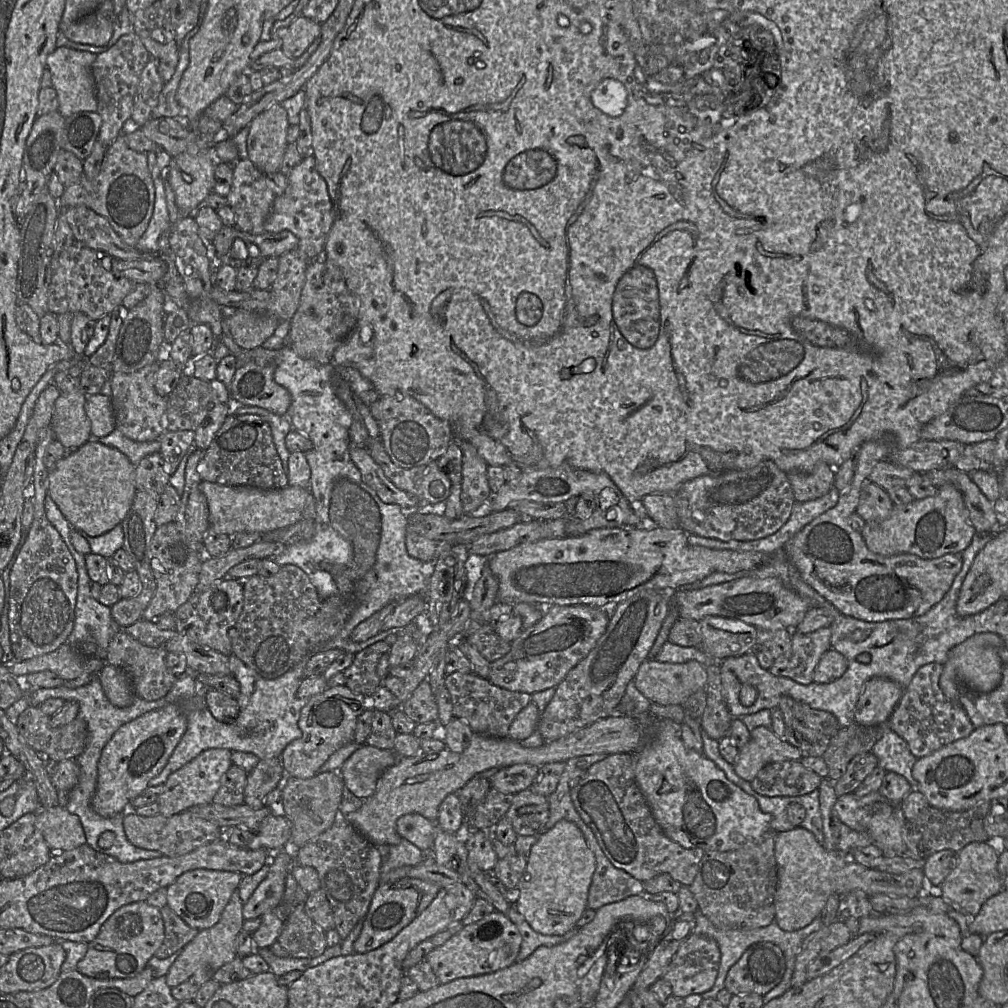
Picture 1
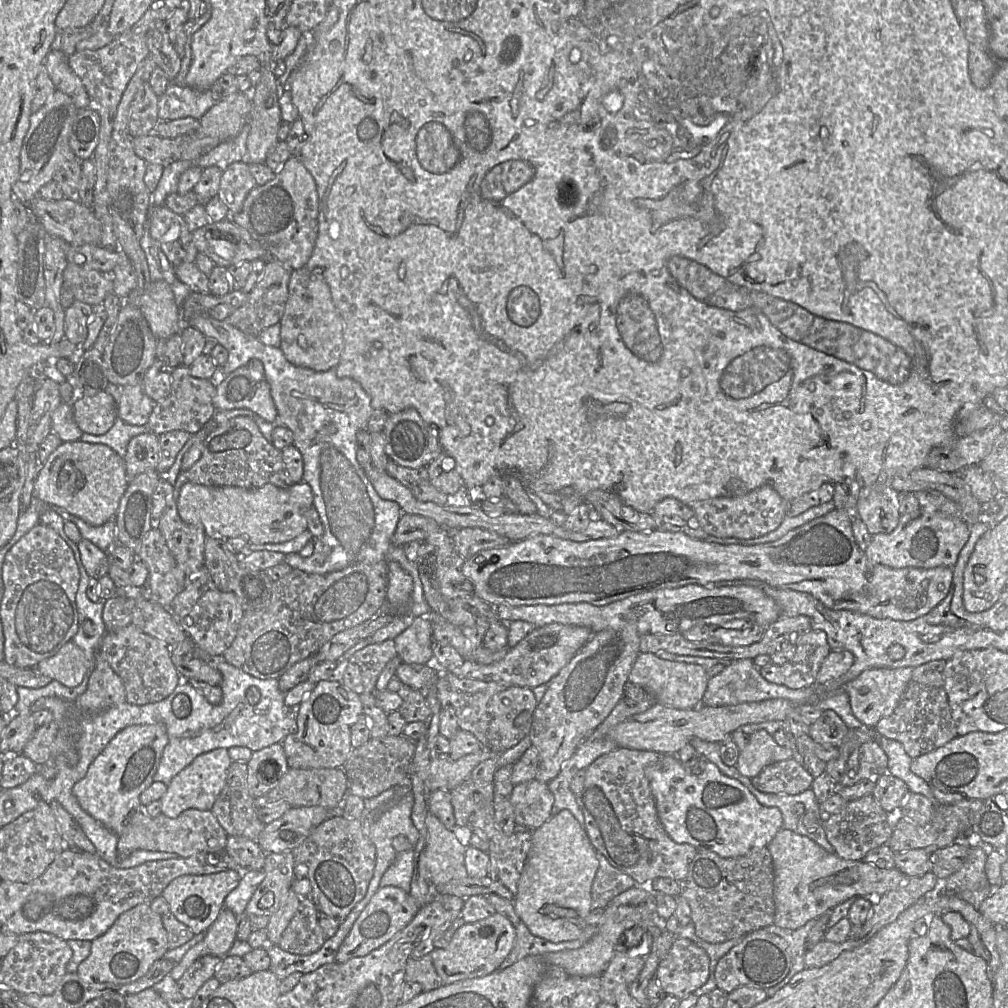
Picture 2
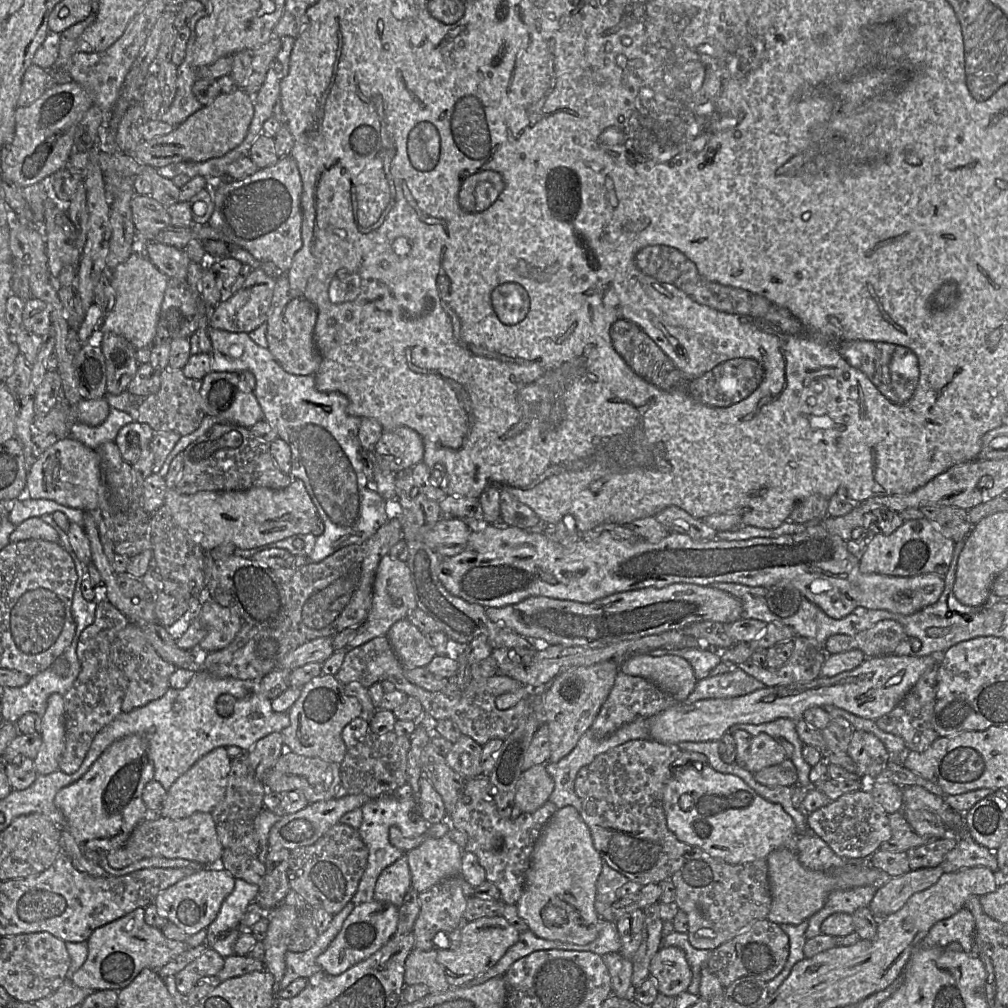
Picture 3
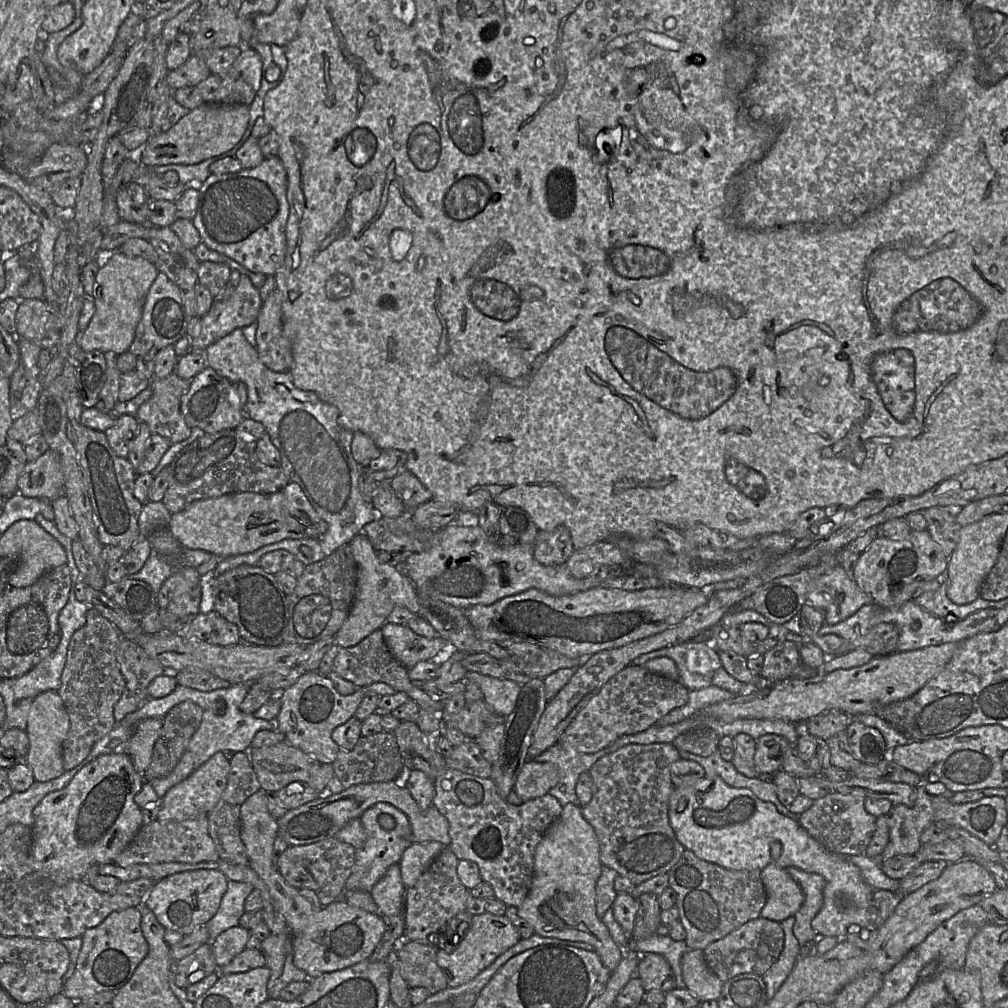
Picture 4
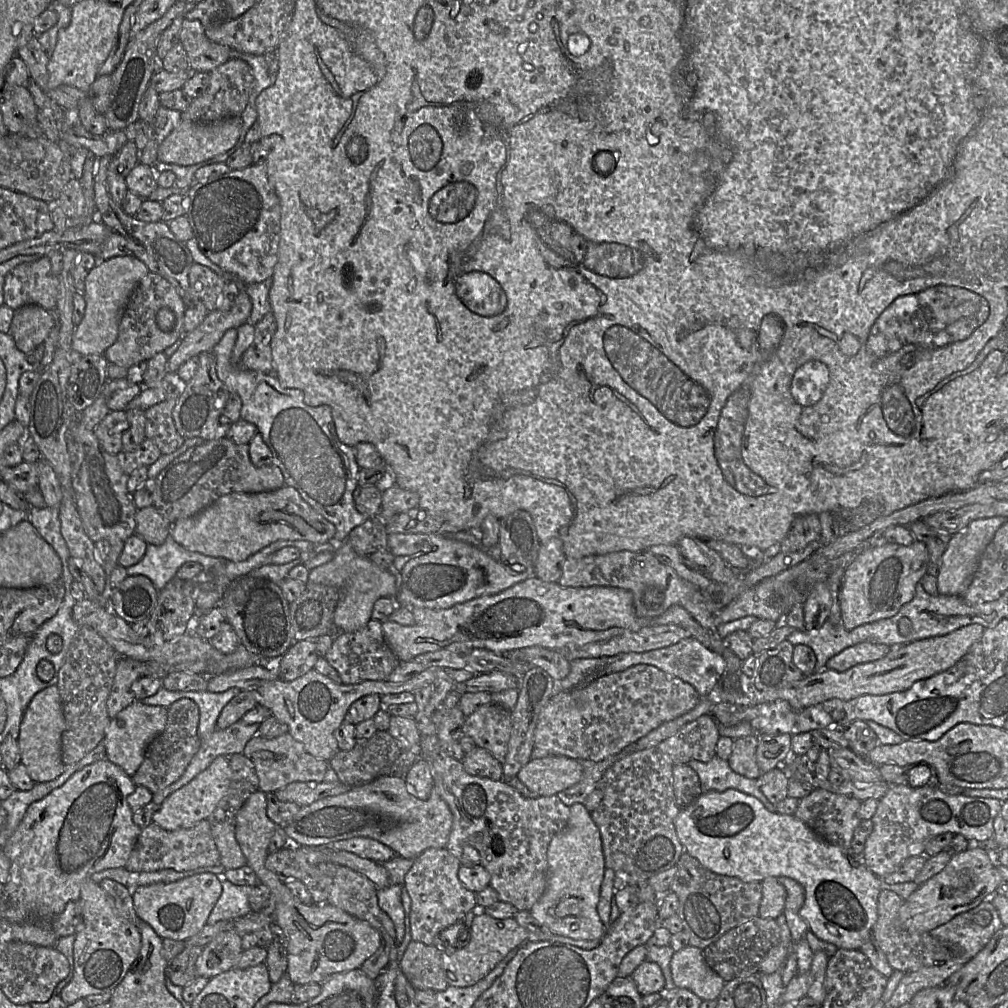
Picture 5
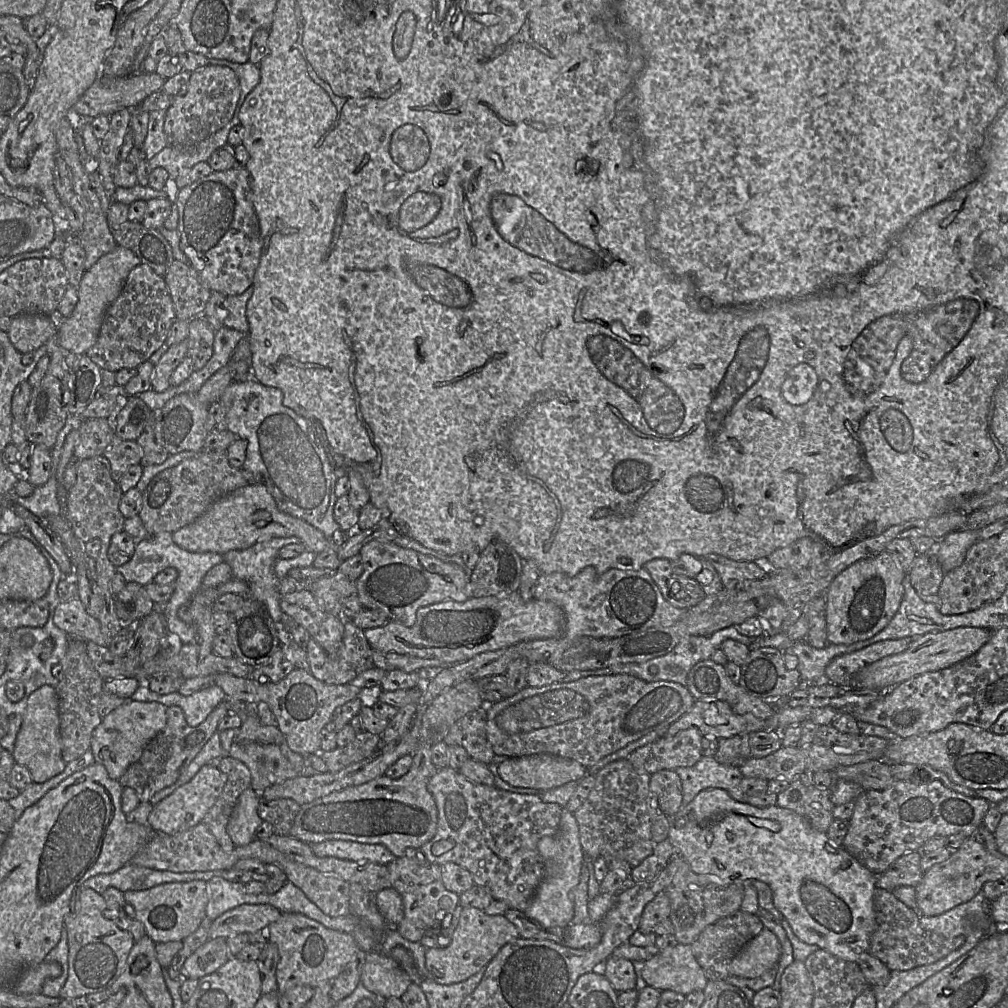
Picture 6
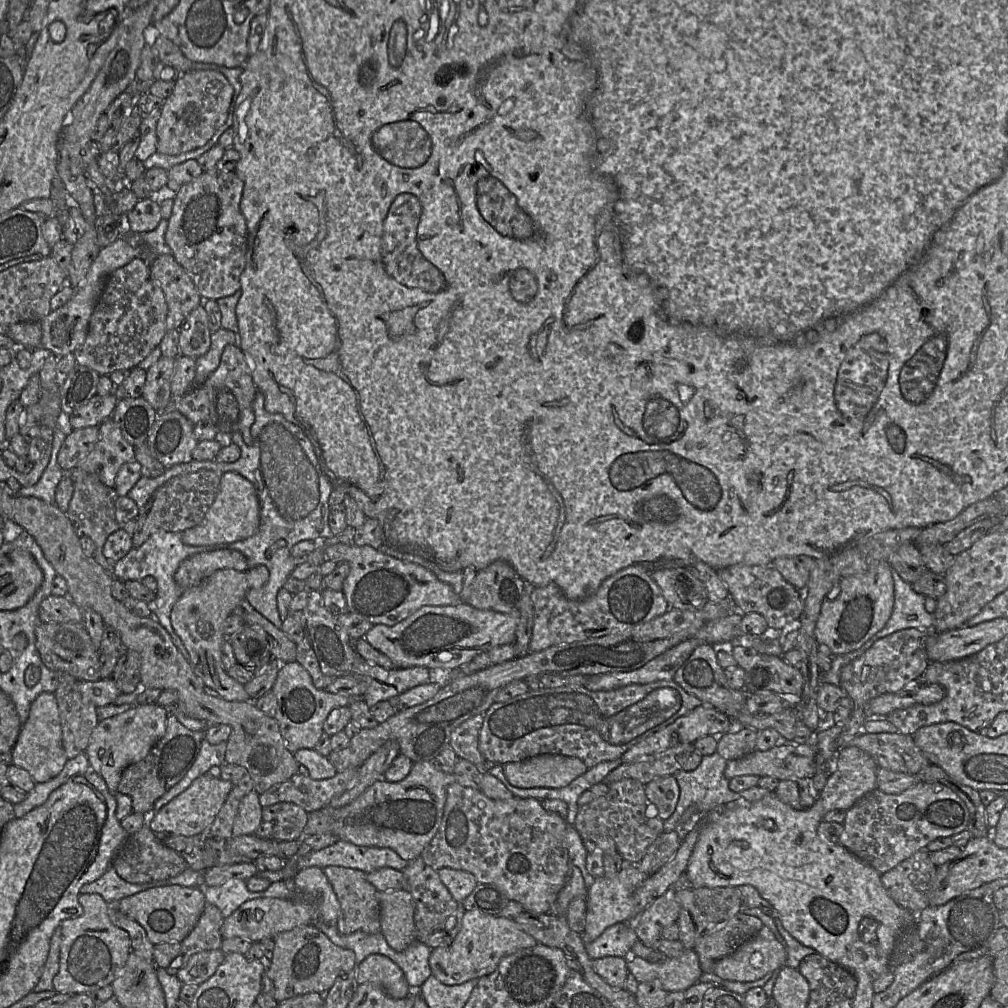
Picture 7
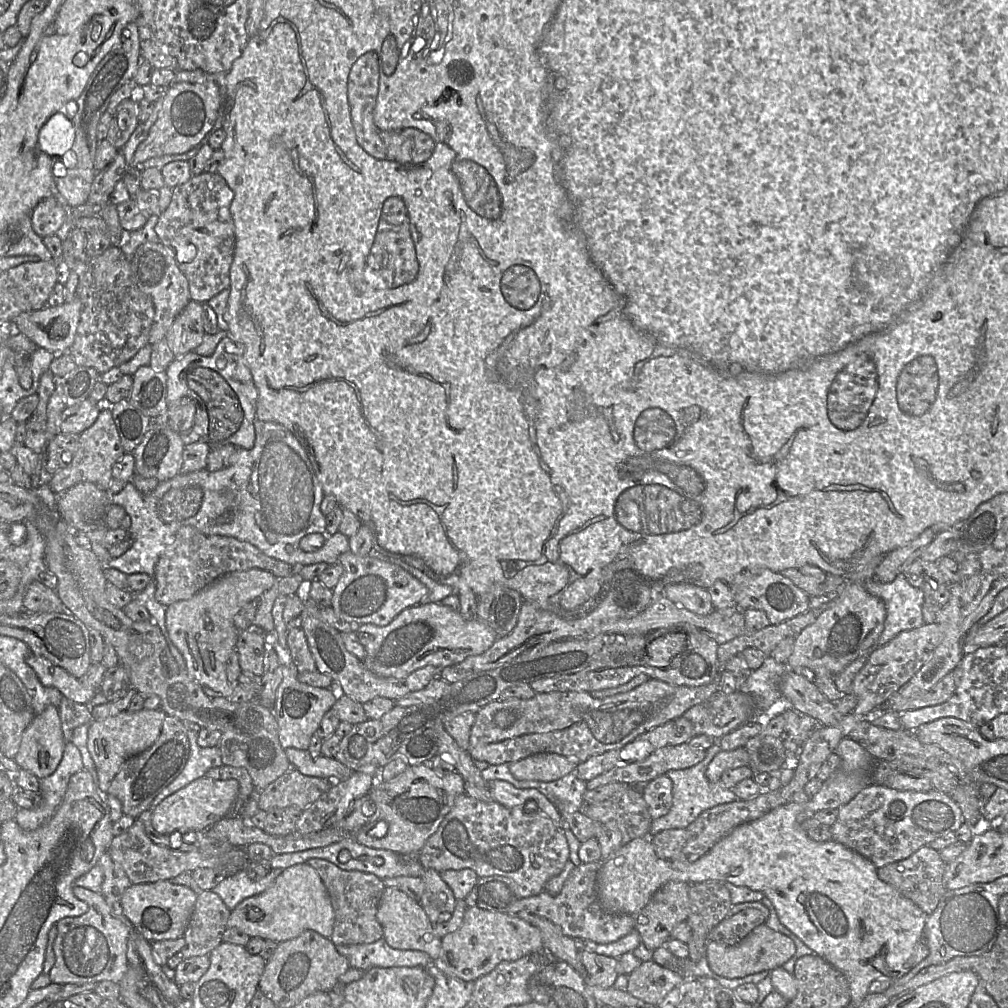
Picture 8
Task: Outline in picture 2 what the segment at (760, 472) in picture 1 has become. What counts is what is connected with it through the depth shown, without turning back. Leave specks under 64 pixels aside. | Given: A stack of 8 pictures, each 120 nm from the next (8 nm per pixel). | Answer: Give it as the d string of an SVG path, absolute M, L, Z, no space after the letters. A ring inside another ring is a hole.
M769 485L735 497L715 497L688 505L707 535L722 538L752 539L776 530L787 515L789 503Z

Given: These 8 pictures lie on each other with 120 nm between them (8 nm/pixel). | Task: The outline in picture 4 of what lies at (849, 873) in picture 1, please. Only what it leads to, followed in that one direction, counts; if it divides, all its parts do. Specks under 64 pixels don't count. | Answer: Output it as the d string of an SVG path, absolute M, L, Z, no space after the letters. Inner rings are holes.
M774 864L767 865L761 871L761 879L767 901L760 916L777 922L794 917L804 902L804 894L786 869Z

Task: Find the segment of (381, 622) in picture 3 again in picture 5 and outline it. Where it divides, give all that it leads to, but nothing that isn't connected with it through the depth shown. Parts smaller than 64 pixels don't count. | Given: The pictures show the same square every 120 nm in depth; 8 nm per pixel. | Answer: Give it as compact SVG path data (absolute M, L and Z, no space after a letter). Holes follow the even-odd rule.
M346 540L337 544L331 561L313 569L308 582L336 587L339 601L334 612L333 623L338 632L355 632L372 618L375 602L384 597L395 597L396 583L388 569L380 569L367 556L360 556Z

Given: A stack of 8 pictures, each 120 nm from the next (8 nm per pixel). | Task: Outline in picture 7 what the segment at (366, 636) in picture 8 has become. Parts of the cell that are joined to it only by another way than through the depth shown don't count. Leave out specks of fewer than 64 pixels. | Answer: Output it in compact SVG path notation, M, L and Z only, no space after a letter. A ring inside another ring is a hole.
M464 603L447 606L423 606L394 626L375 624L364 638L375 649L388 656L397 668L422 666L433 672L449 672L469 663L477 654L494 647L512 644L516 639L516 628L519 620L519 609L512 613L500 613L492 610L481 610Z

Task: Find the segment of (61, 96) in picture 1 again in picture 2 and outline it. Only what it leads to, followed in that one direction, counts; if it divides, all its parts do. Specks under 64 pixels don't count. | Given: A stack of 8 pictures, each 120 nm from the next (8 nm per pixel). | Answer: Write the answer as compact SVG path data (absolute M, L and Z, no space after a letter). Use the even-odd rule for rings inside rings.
M50 50L44 64L56 89L70 96L78 110L89 107L88 93L81 79L70 68L68 56L62 50Z

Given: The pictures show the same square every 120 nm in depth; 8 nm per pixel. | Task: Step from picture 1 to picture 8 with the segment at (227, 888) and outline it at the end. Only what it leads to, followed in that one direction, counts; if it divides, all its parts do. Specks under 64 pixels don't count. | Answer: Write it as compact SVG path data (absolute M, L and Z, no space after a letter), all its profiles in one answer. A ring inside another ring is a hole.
M169 880L131 884L123 893L121 907L131 930L138 932L148 942L182 937L194 909L197 894L189 887Z

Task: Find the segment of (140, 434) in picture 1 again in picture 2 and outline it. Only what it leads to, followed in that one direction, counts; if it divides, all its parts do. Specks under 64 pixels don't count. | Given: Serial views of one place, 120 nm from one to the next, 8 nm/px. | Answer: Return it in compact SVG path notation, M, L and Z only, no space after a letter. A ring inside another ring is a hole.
M141 384L119 386L121 394L116 400L117 417L129 425L145 425L156 401L144 392Z

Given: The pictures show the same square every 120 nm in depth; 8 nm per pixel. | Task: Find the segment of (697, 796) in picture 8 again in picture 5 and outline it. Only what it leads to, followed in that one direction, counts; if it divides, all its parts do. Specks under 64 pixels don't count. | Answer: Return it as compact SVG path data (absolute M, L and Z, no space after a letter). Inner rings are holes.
M715 755L708 762L691 760L687 764L699 776L701 793L736 789L756 797L770 812L775 811L775 805L761 791L761 779L747 778L734 772L729 766L728 760L723 760Z

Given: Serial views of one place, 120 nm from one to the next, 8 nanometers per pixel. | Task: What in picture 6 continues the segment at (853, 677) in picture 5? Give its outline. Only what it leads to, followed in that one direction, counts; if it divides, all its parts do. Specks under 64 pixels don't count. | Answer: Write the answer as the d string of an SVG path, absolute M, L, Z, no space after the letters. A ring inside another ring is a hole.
M958 627L915 637L902 653L884 657L860 670L854 678L853 689L888 692L918 675L949 668L979 651L989 641L992 633L992 630L981 627Z

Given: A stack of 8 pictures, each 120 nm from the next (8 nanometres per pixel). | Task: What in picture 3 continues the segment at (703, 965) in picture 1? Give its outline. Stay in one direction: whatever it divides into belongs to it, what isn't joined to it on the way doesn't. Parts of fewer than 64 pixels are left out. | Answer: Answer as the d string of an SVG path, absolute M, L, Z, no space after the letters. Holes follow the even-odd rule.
M662 947L652 958L649 970L658 992L669 997L687 991L692 981L685 952L678 947Z

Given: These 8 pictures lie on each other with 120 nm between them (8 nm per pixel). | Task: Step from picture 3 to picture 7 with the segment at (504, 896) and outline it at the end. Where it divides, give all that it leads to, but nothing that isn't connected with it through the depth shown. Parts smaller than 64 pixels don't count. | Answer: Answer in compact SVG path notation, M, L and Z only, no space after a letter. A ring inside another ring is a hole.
M457 781L450 784L446 791L440 827L421 853L424 862L436 871L445 867L464 870L472 873L478 883L495 884L505 892L509 900L520 903L525 912L549 912L571 870L566 843L566 820L555 812L545 810L541 801L533 797L493 800L481 790L465 787Z

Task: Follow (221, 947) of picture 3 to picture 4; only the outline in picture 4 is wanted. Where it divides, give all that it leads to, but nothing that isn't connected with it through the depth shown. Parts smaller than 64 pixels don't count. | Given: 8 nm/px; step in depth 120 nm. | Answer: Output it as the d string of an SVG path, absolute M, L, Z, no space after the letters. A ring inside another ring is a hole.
M227 881L227 891L222 897L220 906L215 915L205 924L210 942L225 930L238 926L245 912L245 900L254 890L254 887L245 882Z

